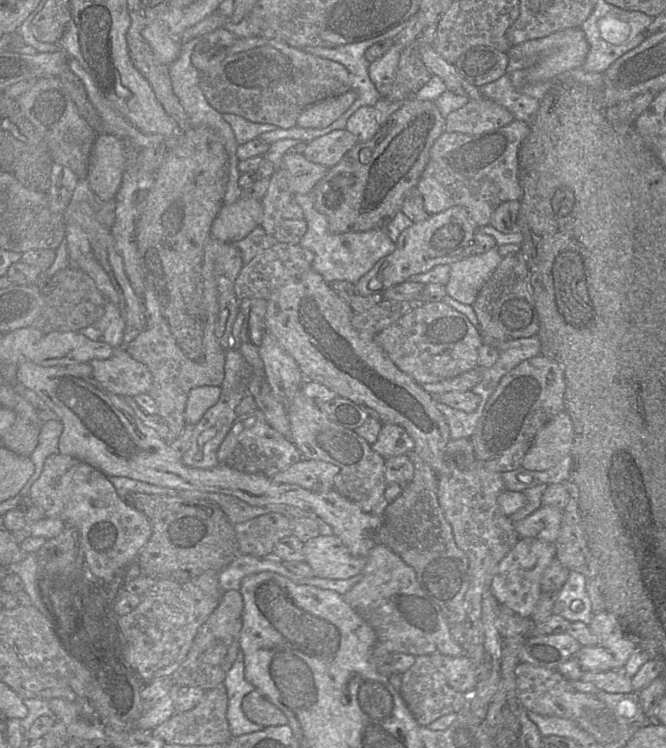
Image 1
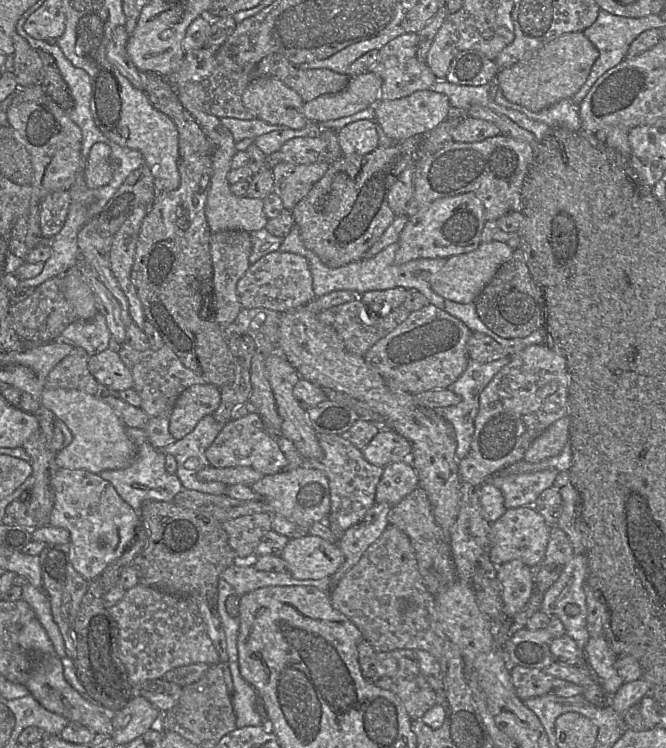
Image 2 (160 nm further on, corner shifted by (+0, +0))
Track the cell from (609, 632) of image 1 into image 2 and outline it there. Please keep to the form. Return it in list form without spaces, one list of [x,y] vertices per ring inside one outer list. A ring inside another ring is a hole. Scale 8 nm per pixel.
[[[604,635],[590,637],[584,647],[584,653],[585,661],[597,681],[609,695],[614,695],[625,682],[615,667],[618,656]]]

